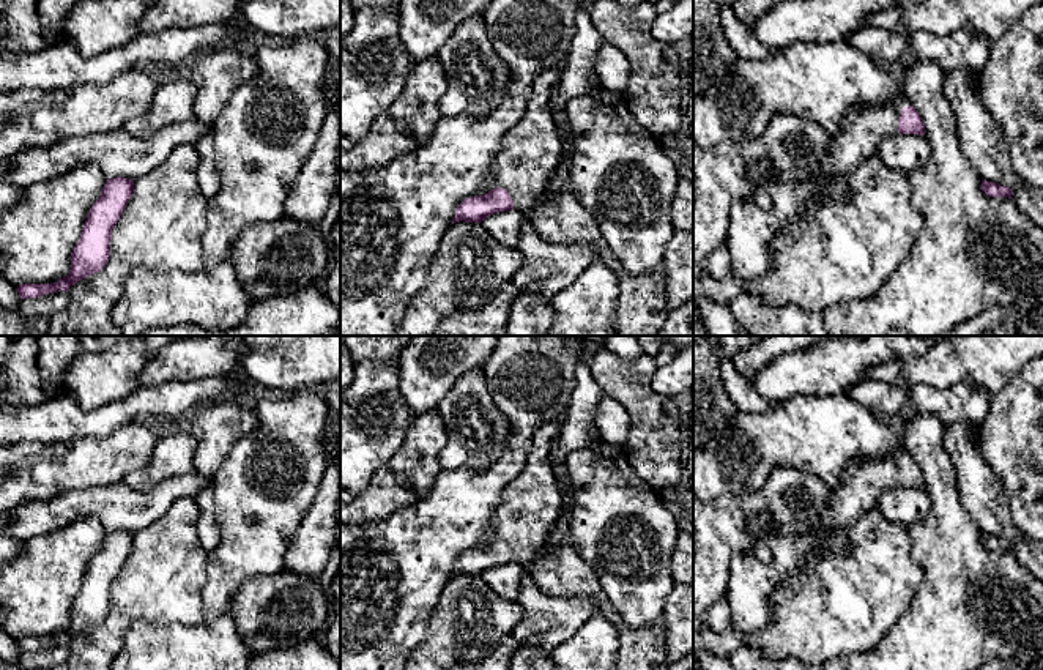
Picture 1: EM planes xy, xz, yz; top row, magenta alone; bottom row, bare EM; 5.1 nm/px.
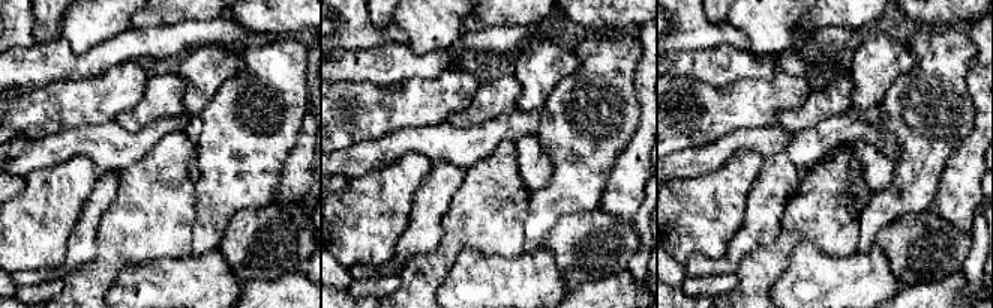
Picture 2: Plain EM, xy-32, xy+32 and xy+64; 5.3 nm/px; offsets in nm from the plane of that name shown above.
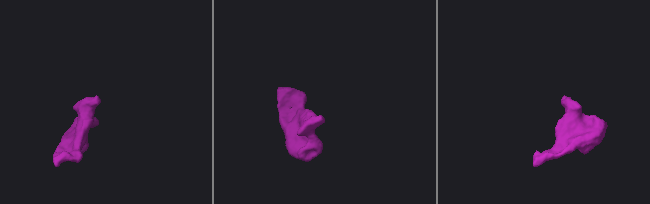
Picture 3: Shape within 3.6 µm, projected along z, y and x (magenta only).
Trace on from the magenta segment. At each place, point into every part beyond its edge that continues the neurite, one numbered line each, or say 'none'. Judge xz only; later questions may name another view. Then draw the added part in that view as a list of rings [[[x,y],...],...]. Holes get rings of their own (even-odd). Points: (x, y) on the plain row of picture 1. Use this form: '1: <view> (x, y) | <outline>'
1: xz (531, 503) | [[[564,416],[540,426],[534,432],[533,449],[525,470],[504,487],[495,512],[493,533],[488,542],[506,542],[514,553],[514,563],[522,566],[537,556],[539,547],[545,542],[562,511],[562,493],[550,465],[550,443],[559,435],[562,422]]]

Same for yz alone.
1: yz (864, 483) | [[[903,448],[889,459],[851,462],[824,508],[822,533],[841,530],[876,508],[882,495],[898,486],[901,463],[908,459],[912,457]]]

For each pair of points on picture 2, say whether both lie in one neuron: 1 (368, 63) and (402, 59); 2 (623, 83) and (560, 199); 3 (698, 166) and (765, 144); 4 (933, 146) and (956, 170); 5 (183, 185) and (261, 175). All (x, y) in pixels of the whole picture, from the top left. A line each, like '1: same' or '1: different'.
1: same
2: same
3: same
4: different
5: different

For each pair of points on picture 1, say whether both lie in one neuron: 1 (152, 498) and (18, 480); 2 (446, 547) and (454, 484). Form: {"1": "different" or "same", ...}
{"1": "different", "2": "same"}

